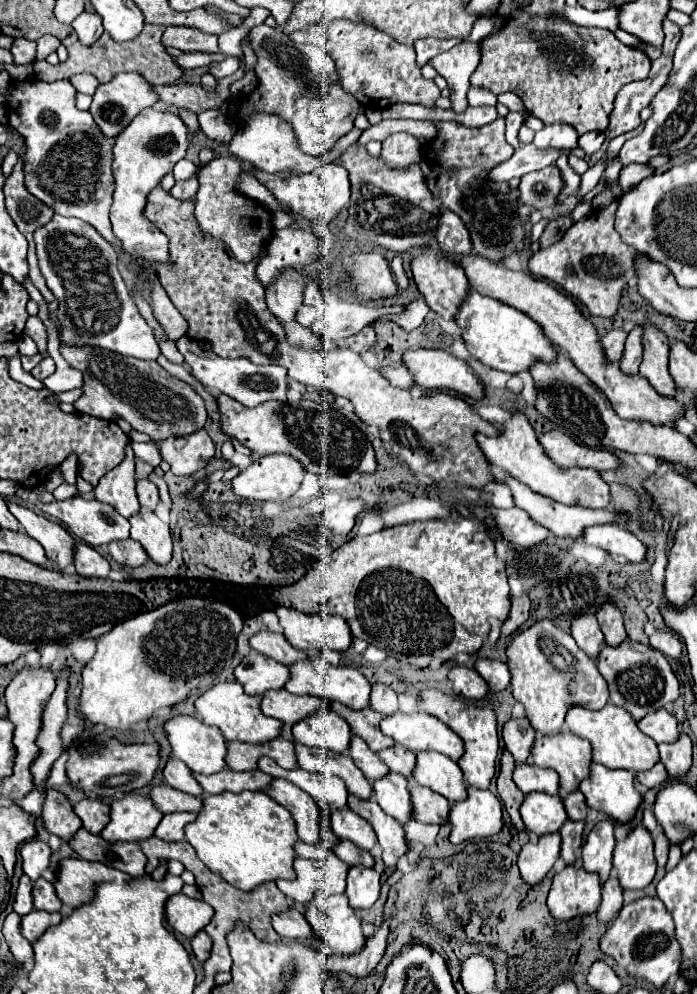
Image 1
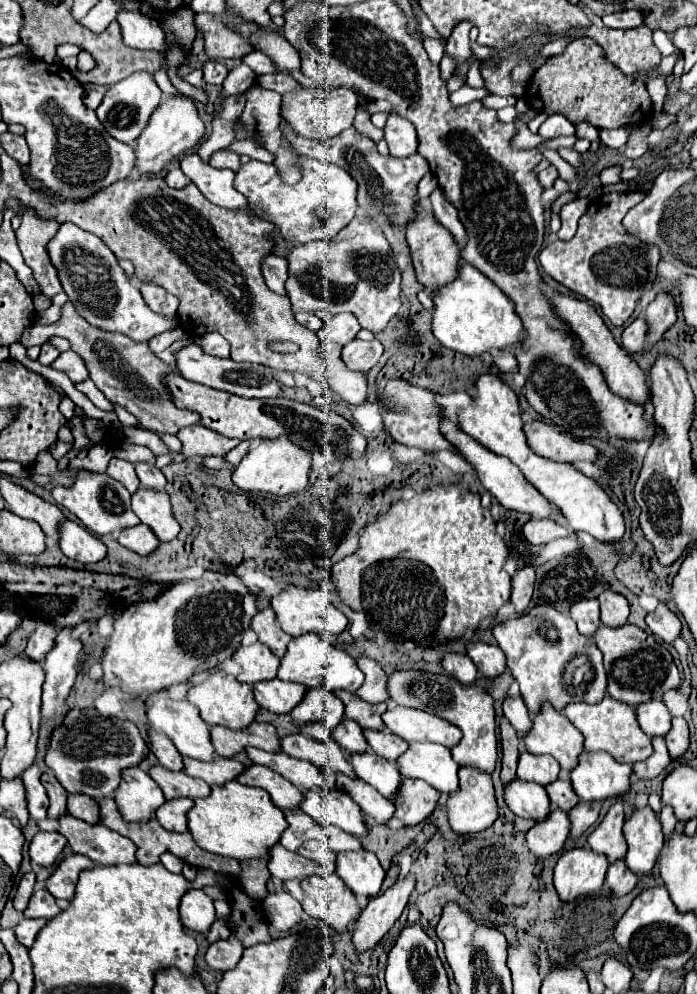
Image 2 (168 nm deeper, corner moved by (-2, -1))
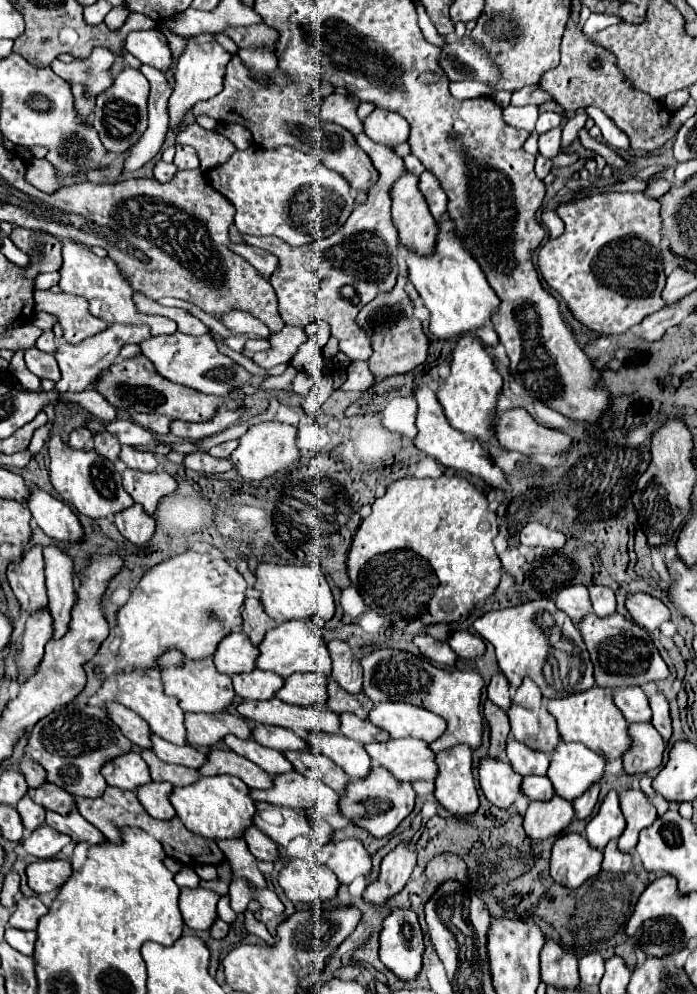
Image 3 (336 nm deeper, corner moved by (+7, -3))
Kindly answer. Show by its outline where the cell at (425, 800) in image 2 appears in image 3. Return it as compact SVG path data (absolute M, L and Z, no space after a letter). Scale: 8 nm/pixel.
M373 765L369 779L353 779L349 781L345 797L341 797L341 813L343 817L351 819L355 825L367 829L373 837L387 837L391 835L397 825L413 811L415 805L415 791L409 783L403 783L389 775L389 771L381 765Z

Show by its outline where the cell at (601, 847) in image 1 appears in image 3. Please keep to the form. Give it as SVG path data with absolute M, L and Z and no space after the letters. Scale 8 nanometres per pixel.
M609 791L595 817L585 827L585 837L591 847L603 849L609 841L617 841L625 829L625 819L619 809L617 791Z

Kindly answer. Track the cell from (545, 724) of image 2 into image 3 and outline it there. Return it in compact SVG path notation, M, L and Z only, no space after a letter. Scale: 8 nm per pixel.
M523 679L507 715L515 741L547 755L555 753L561 743L561 735L553 715L545 707L539 687L531 679Z

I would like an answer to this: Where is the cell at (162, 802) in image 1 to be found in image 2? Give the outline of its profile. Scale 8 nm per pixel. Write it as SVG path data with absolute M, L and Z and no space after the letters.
M154 765L148 773L160 785L166 799L174 799L174 797L196 799L196 797L206 797L210 793L210 787L202 779L190 777L184 771L172 773L162 765Z

